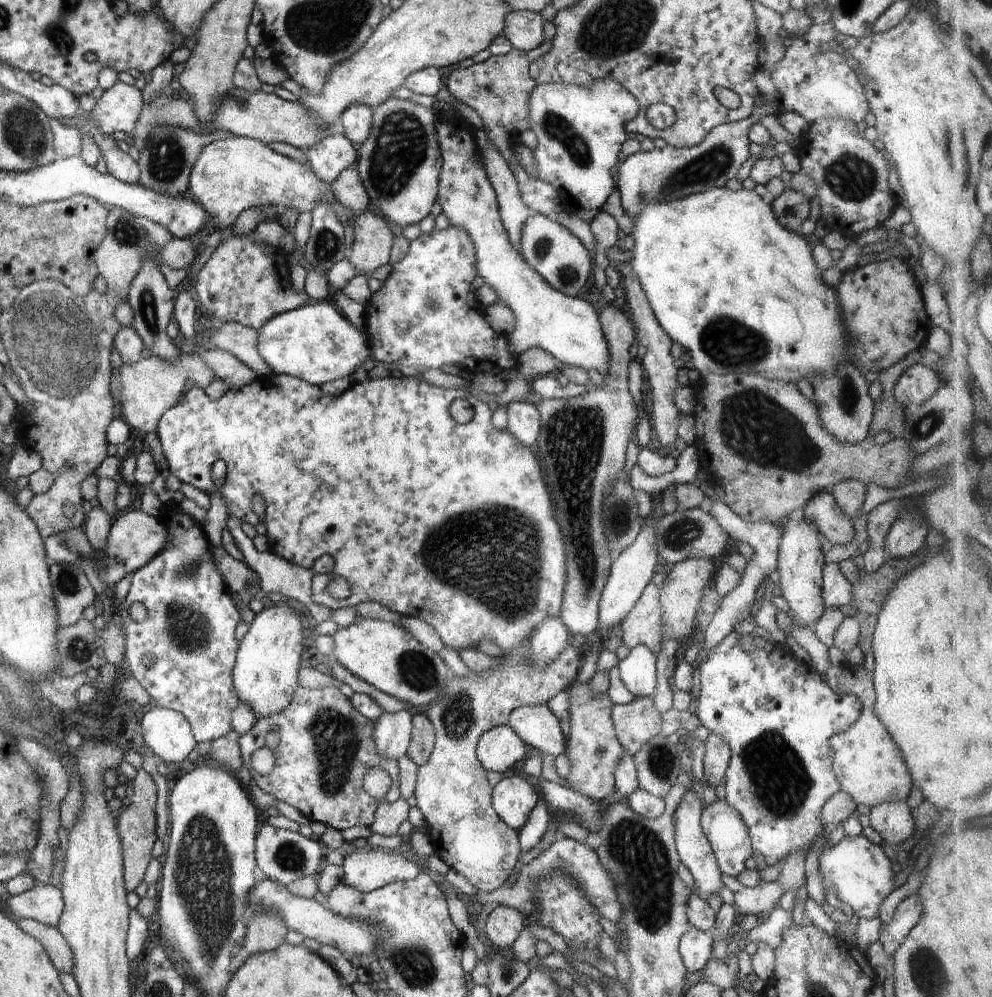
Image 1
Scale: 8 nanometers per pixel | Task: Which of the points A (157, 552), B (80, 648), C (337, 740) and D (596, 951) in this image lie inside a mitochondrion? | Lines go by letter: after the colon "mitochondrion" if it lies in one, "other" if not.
A: other
B: mitochondrion
C: mitochondrion
D: other

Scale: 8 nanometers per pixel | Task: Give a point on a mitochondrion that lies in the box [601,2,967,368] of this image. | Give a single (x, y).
(850, 177)

